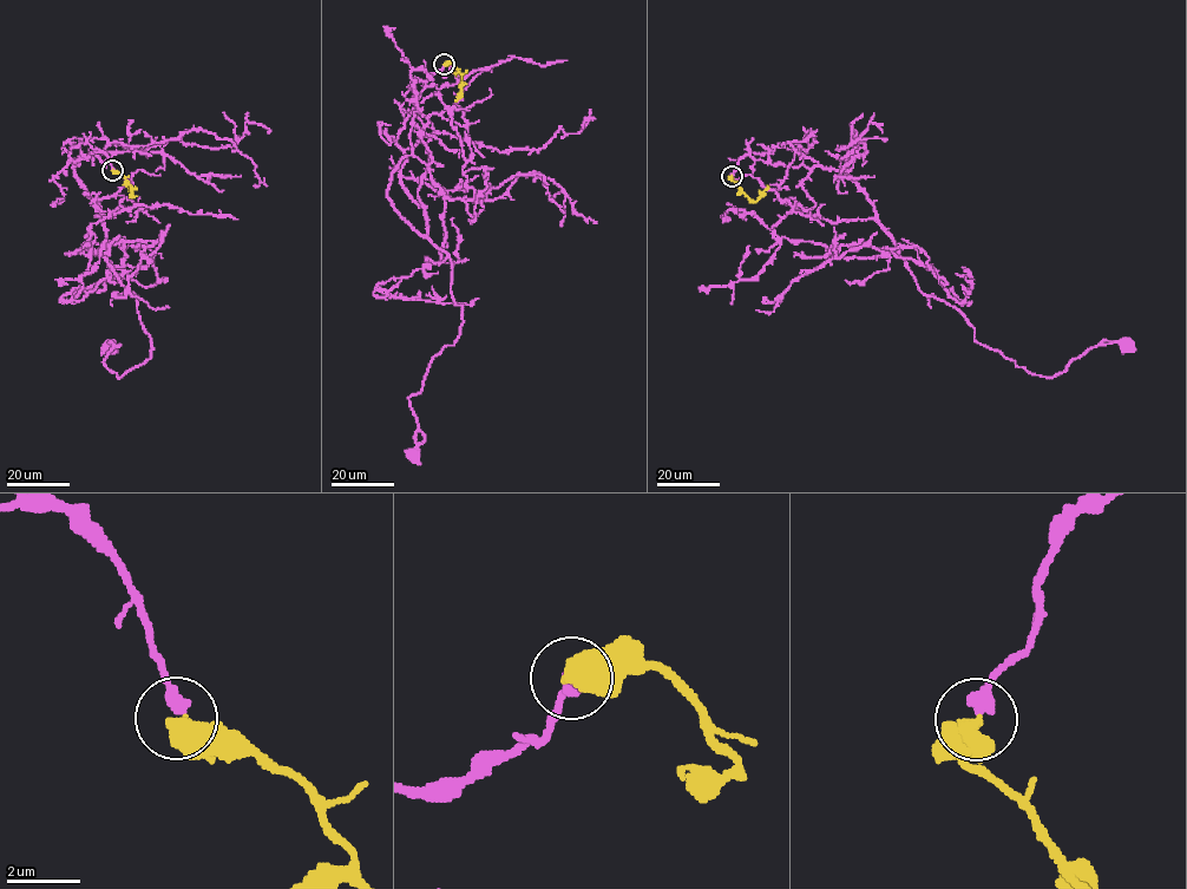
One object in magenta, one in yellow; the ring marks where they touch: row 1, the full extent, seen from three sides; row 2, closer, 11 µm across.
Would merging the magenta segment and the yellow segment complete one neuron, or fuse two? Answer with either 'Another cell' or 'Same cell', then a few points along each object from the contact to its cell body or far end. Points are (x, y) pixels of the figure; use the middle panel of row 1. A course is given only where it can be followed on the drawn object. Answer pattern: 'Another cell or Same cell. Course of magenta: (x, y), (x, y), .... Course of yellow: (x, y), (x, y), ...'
Another cell. Course of magenta: (444, 64), (397, 139), (399, 183), (424, 208), (463, 306), (458, 339), (410, 398), (413, 453). Course of yellow: (444, 64), (452, 63), (461, 76), (461, 93), (456, 100)

